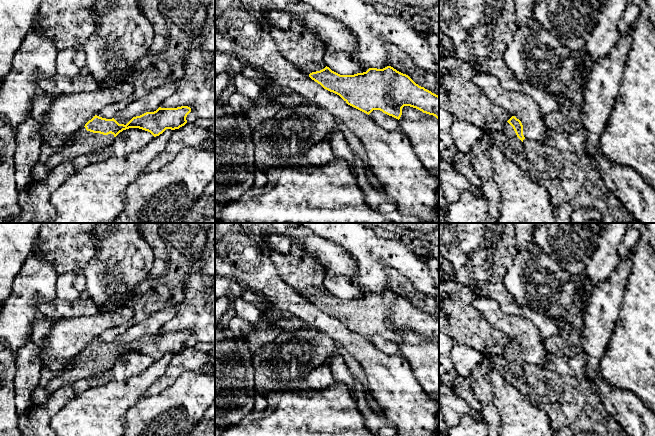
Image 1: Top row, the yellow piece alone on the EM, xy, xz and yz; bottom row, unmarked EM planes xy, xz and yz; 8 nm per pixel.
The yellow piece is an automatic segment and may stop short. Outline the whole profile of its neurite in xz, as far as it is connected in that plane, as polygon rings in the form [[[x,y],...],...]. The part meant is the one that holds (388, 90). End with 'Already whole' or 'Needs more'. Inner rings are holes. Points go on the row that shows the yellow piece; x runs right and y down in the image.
[[[310,64],[298,67],[302,72],[320,84],[324,89],[339,95],[348,105],[370,114],[373,110],[400,119],[402,108],[410,106],[439,120],[439,96],[416,84],[408,75],[391,66],[383,69],[369,68],[366,72],[354,75],[340,75],[326,65]]]. Needs more

